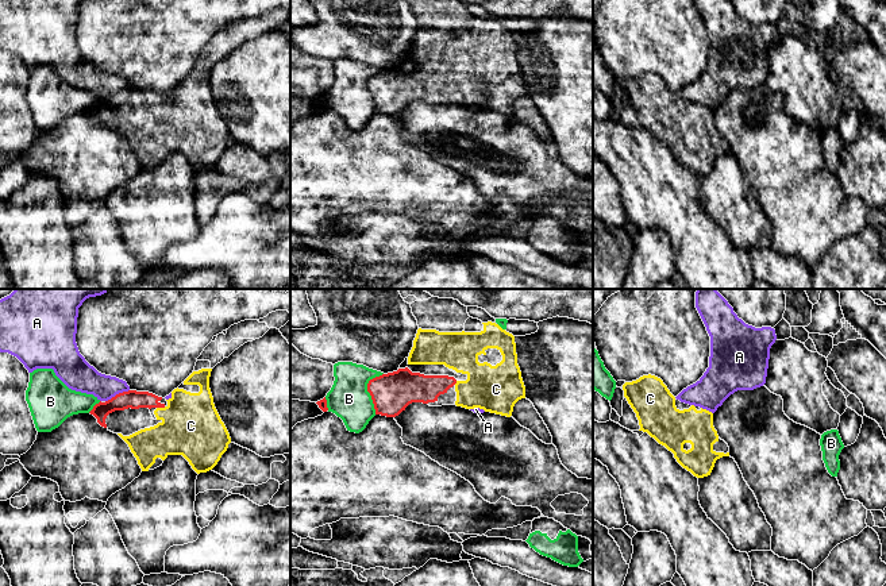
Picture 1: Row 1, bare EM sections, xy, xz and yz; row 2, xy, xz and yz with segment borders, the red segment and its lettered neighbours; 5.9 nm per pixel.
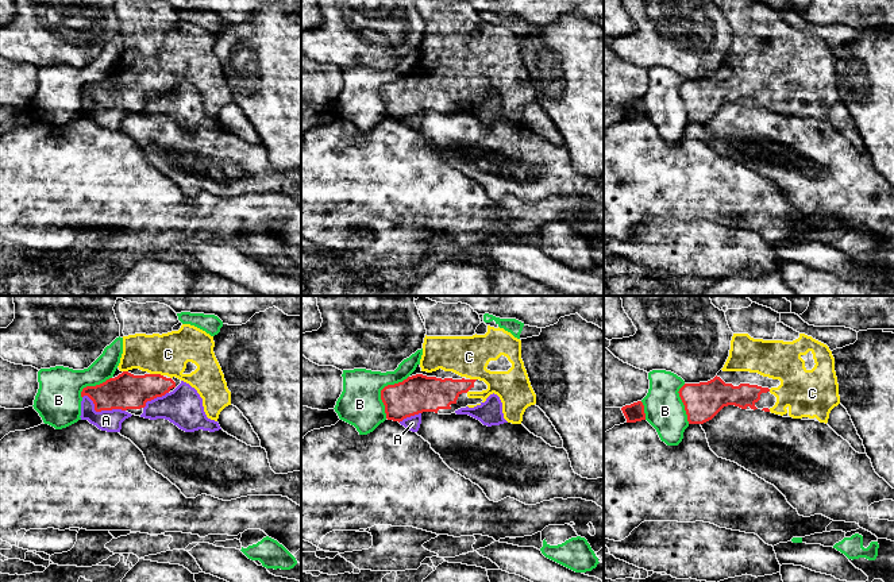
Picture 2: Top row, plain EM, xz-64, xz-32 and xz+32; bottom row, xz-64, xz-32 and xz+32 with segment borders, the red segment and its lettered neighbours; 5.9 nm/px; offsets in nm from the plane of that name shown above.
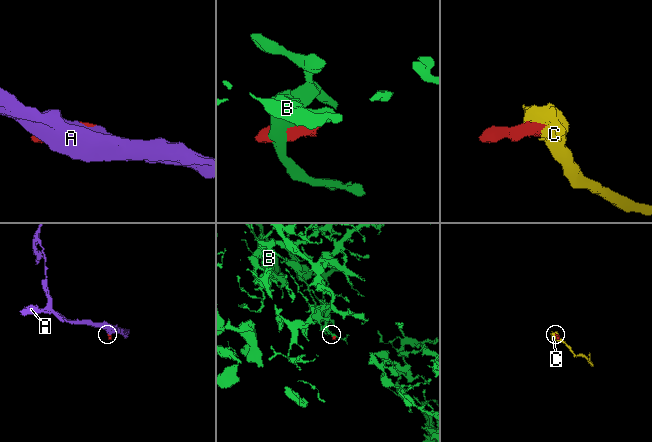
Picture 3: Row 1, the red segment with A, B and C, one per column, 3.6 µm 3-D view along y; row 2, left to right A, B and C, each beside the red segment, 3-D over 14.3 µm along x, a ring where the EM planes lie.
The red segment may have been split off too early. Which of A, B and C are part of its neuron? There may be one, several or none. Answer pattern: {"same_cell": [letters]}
{"same_cell": ["C"]}

